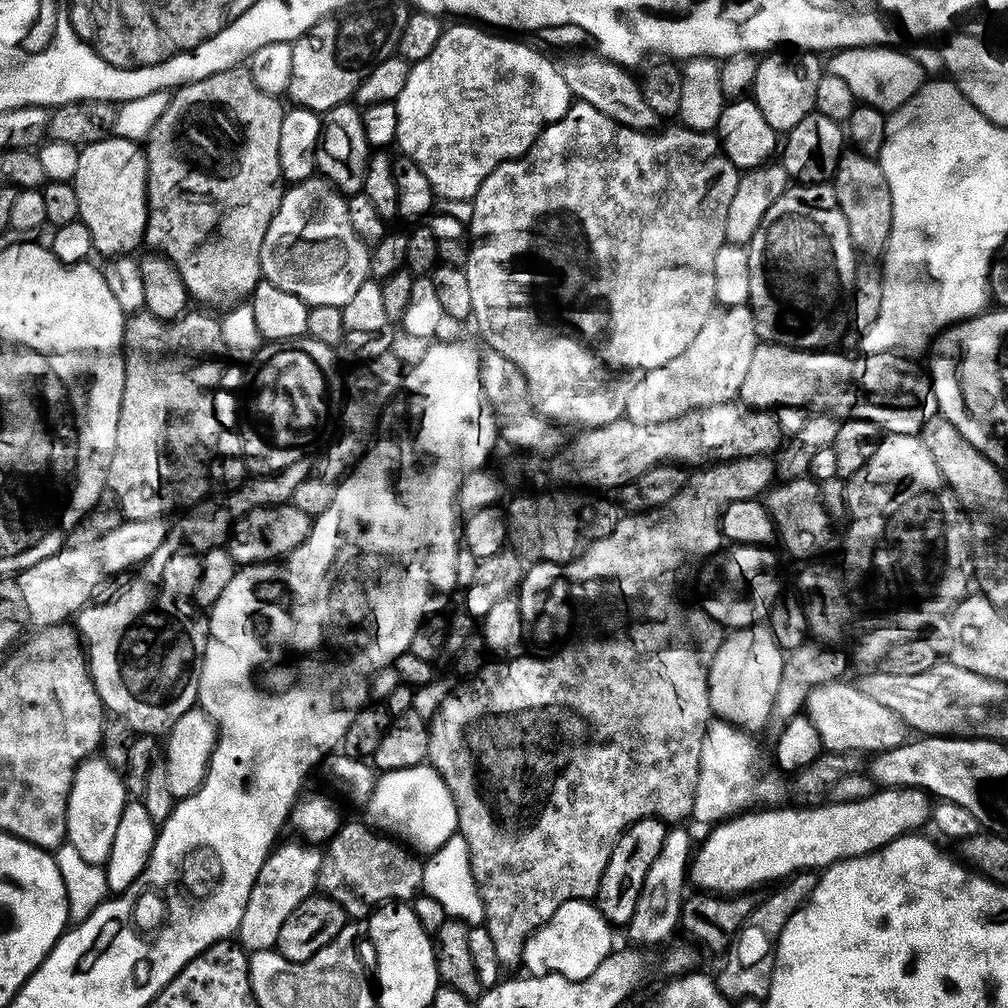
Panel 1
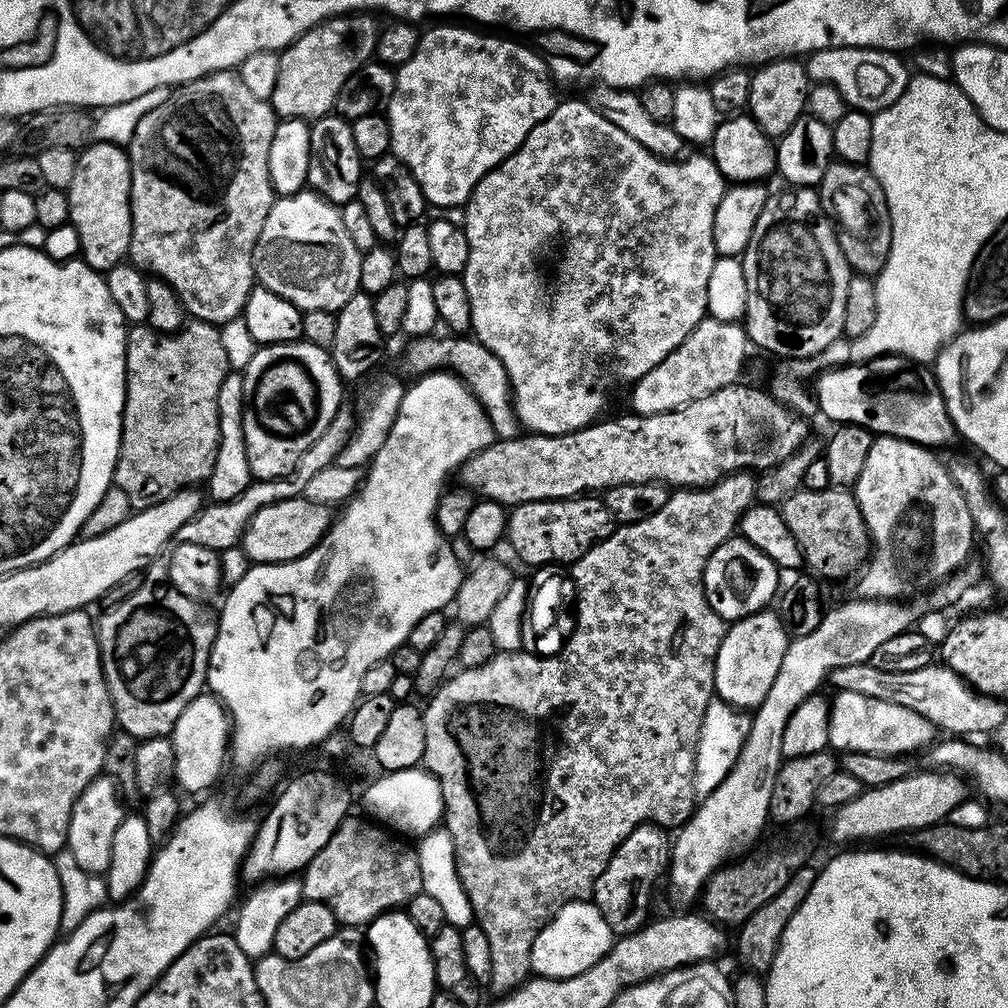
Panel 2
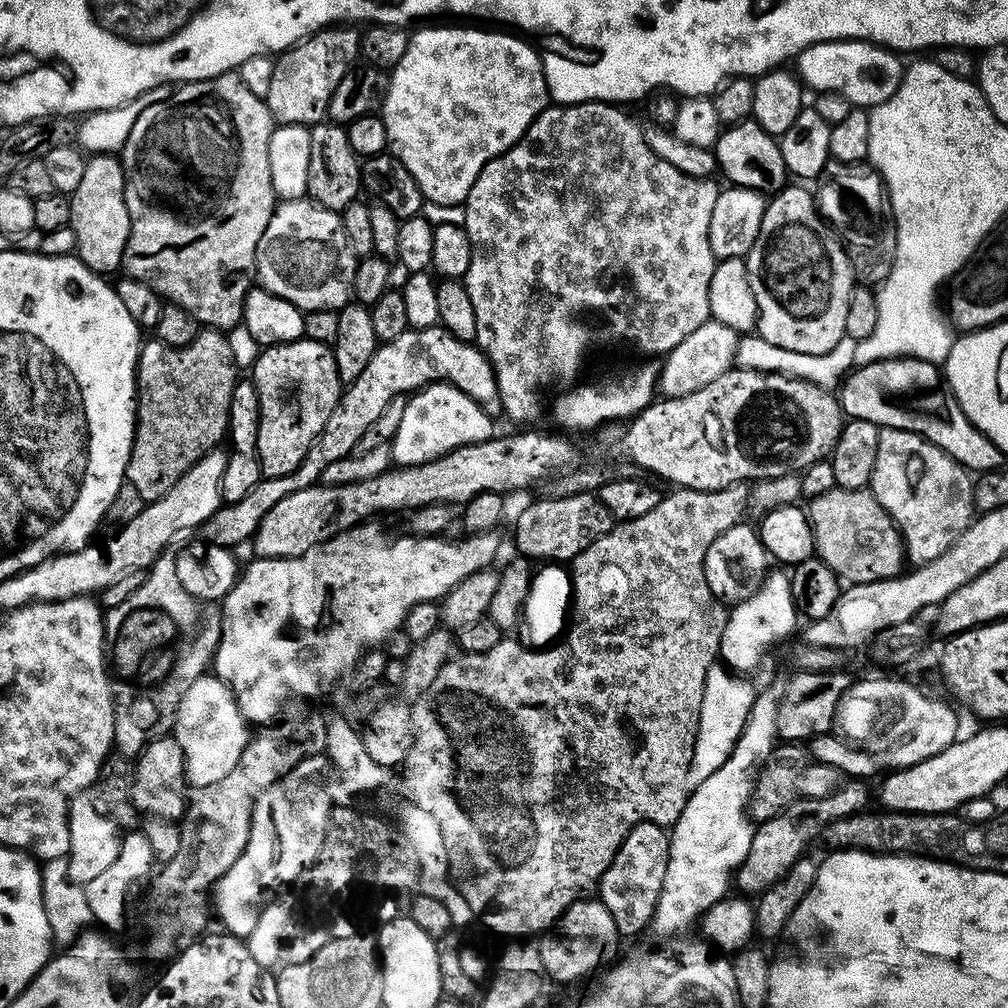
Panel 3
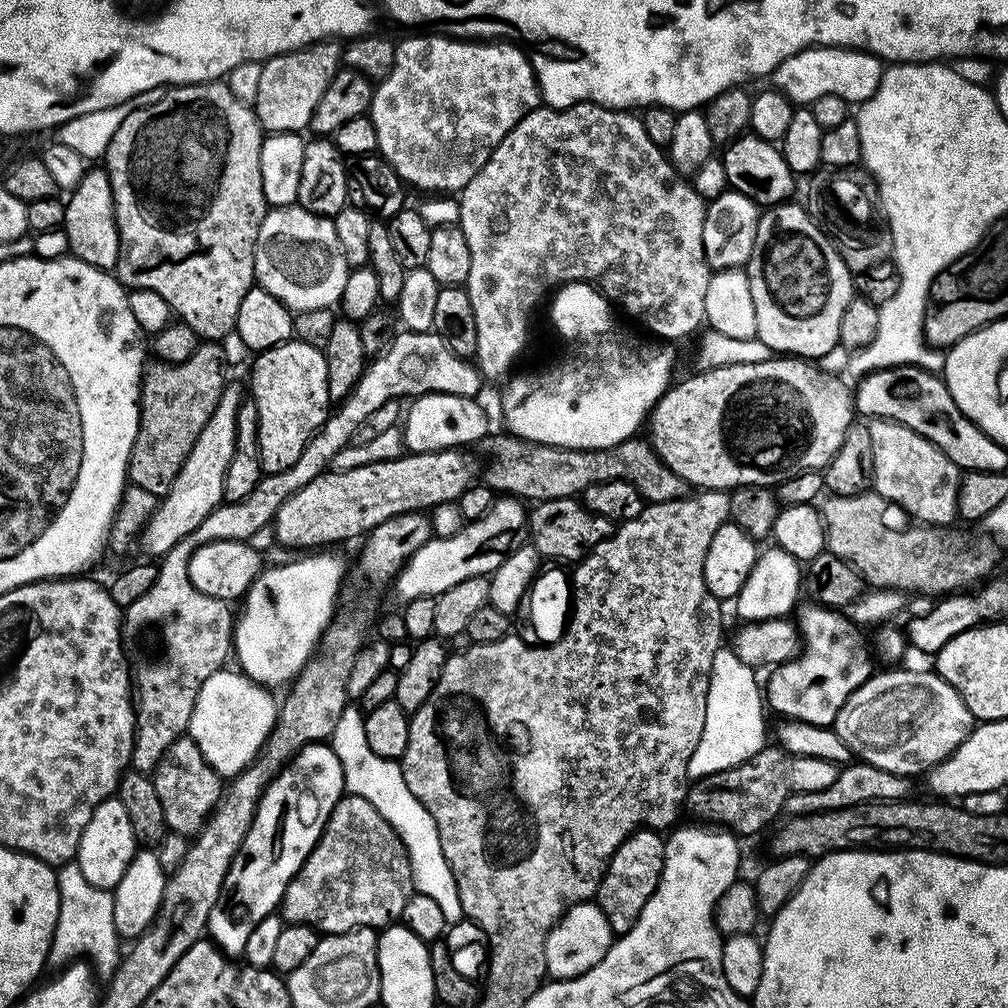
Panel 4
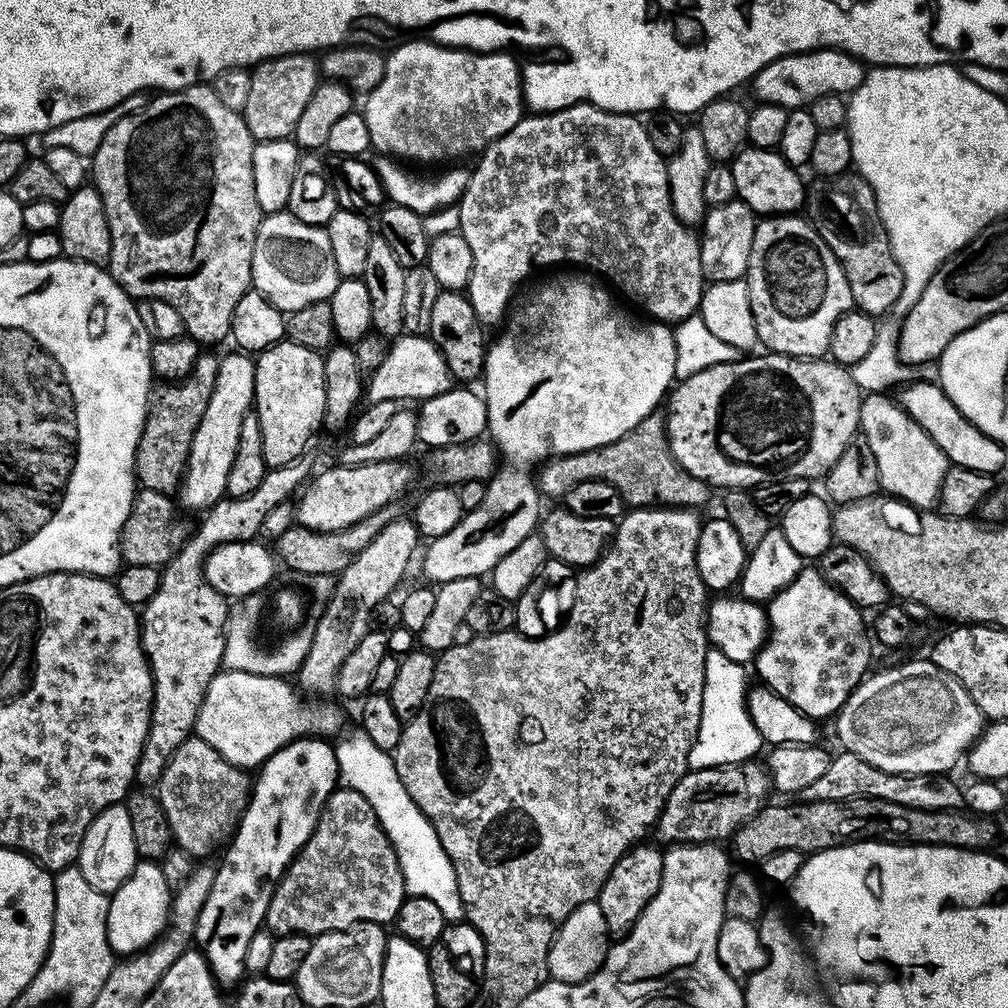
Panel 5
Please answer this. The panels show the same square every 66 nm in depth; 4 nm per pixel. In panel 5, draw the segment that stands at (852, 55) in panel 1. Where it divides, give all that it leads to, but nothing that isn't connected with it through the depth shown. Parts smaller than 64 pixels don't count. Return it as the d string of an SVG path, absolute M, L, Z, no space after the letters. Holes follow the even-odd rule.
M822 48L814 52L795 52L792 56L783 56L770 62L760 73L752 77L750 88L756 91L756 100L765 104L777 104L789 110L794 108L807 108L818 98L823 96L844 96L851 94L864 80L865 65L846 52L835 48Z

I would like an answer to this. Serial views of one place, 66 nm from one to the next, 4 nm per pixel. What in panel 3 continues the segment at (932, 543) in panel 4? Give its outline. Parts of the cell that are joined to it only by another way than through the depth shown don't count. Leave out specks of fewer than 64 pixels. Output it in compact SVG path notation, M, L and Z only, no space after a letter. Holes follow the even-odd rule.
M835 486L829 492L820 492L806 505L808 525L814 538L814 552L841 581L848 584L869 584L875 580L890 580L905 571L906 549L899 528L885 515L871 491L859 488L846 490Z

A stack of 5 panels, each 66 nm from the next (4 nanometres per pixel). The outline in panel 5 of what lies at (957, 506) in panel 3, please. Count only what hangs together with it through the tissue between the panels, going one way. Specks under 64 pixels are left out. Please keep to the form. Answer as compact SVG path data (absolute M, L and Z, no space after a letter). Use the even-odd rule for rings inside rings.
M868 394L861 399L860 432L870 442L874 458L878 458L880 487L887 495L921 510L931 509L939 501L946 470L950 467L949 458L891 395Z

